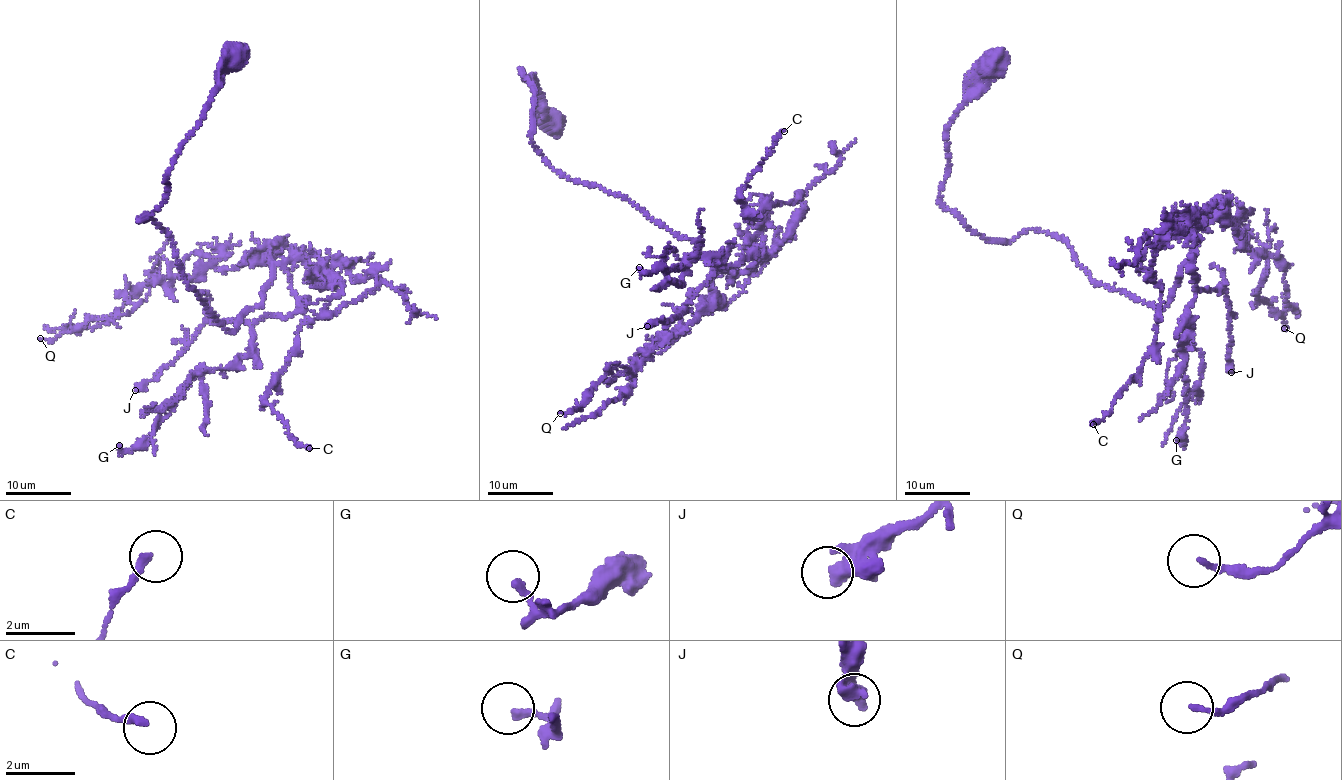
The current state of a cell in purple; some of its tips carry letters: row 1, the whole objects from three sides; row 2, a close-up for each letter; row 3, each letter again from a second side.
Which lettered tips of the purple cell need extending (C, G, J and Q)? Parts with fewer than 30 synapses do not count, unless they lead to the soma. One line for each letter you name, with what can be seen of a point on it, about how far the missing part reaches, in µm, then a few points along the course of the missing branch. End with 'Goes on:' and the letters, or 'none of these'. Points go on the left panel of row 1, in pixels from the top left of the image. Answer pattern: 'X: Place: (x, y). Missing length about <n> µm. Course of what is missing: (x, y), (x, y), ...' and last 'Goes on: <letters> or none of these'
Goes on: none of these

